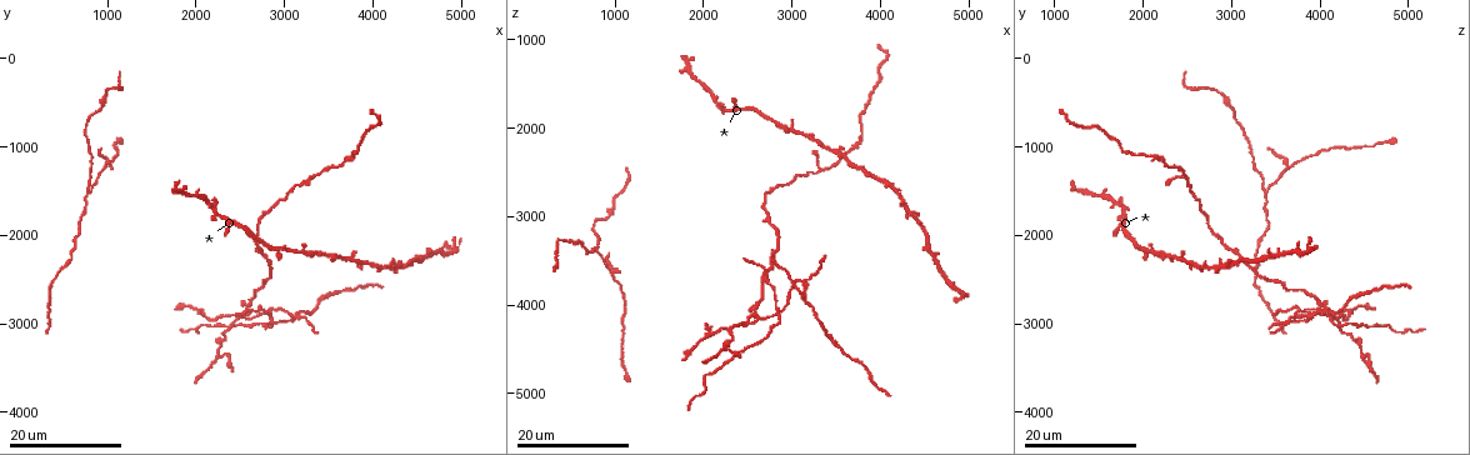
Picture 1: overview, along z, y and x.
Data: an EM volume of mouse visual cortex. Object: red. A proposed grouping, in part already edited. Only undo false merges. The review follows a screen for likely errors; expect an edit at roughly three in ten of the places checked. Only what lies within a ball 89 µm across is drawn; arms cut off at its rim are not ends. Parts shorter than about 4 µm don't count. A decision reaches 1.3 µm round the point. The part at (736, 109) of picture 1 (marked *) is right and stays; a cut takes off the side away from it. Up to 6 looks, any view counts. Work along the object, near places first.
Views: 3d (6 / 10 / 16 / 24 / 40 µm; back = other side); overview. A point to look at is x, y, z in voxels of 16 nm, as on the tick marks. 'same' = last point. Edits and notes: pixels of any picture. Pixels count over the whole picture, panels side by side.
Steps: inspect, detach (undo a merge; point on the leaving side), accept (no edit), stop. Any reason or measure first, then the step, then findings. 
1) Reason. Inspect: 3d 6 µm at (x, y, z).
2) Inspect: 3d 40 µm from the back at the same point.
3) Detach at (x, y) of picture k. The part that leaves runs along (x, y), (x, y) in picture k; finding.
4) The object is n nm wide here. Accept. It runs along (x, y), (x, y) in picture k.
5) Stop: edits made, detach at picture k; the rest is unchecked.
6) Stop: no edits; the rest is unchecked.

Arms part here. Inspect: 3d 16 µm at (3350, 1300, 2500).

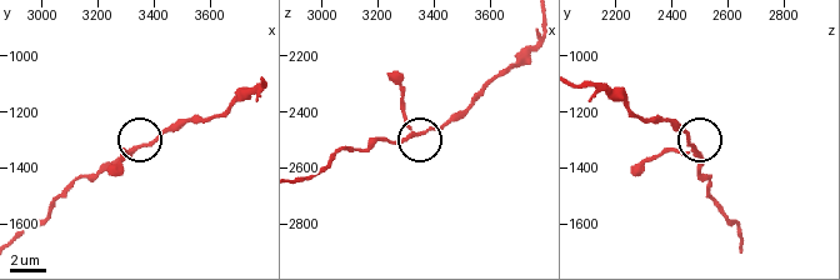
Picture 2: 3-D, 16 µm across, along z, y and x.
Inspect: 3d 6 µm at (3330, 1330, 2490).

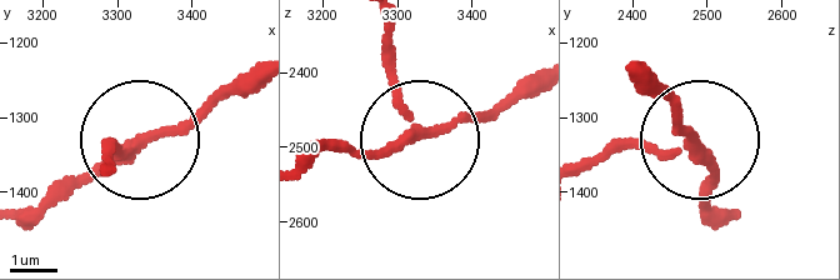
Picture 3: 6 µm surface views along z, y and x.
3 arms meet here. Accept. All the same neuron.

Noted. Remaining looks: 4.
Three arms meet. Inspect: 3d 24 µm at (3250, 2200, 2100).

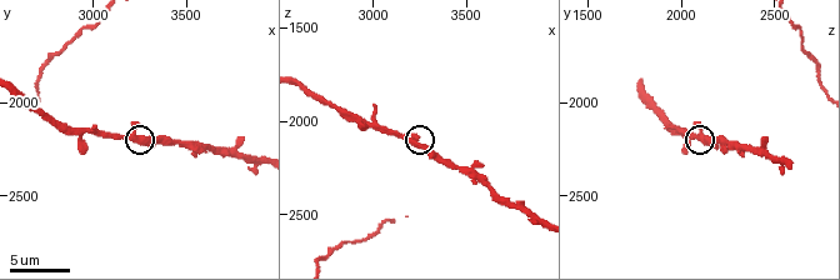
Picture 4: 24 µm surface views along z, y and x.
Closer look. Inspect: 3d 10 µm at (3200, 2180, 2120).

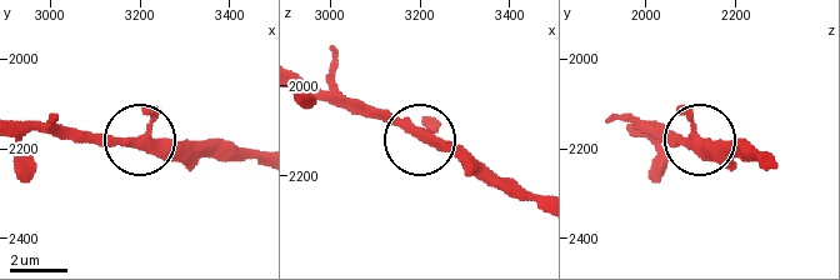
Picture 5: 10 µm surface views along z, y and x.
The side arm is 48 µm long. Accept. It runs along (26, 126), (55, 126), (99, 140), (210, 140) in picture 5; one neuron here.

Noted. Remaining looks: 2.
Two arms in line, one across. Inspect: 3d 16 µm at (1000, 1250, 3650).

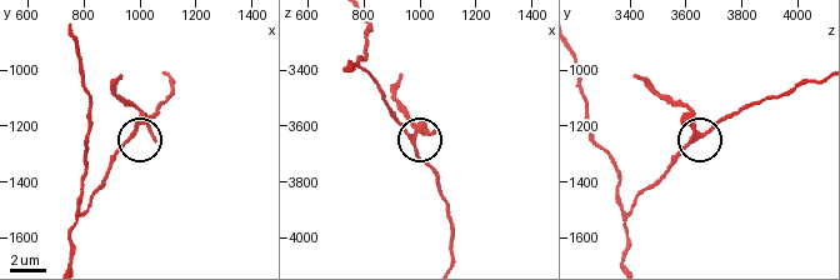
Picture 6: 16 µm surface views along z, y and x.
Inspect: 3d 10 µm at (980, 1230, 3650).

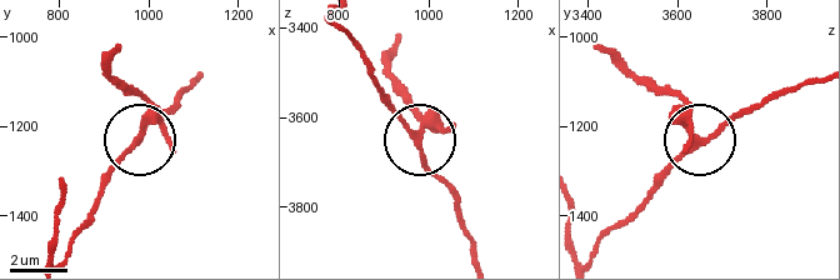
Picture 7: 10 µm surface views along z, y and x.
Detach at (130, 91) of picture 7. The part that leaves runs along (690, 113), (594, 45) in picture 7; a second neuron is stuck on.

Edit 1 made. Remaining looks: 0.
Stop: edits made, detach at picture 7; the rest is unchecked.

